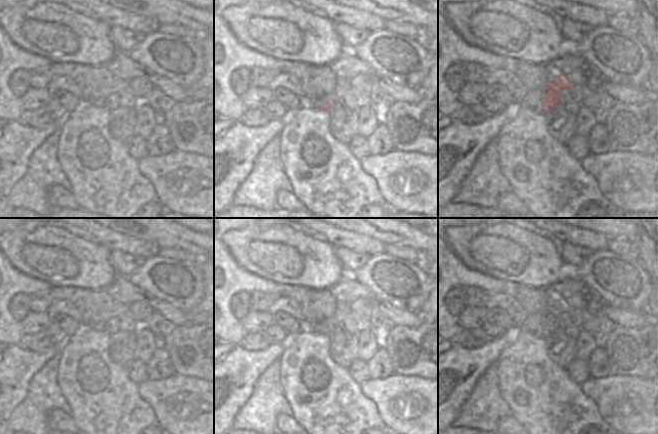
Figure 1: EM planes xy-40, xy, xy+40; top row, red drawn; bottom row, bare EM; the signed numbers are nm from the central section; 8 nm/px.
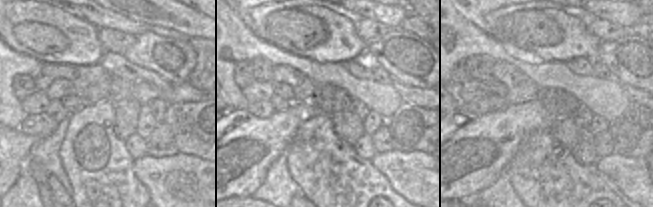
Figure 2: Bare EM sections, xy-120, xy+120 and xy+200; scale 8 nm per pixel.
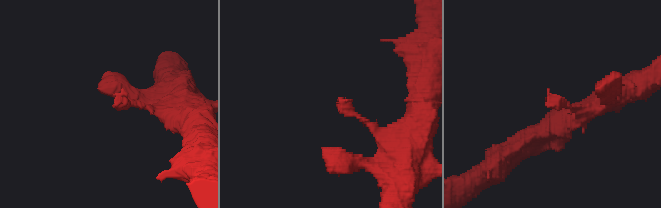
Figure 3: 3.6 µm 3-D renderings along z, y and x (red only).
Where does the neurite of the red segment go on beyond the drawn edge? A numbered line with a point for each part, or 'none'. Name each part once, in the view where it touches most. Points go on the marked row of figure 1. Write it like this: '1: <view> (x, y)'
none

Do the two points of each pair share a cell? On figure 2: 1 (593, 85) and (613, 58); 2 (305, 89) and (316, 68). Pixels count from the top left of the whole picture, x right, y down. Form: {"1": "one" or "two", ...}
{"1": "two", "2": "two"}

